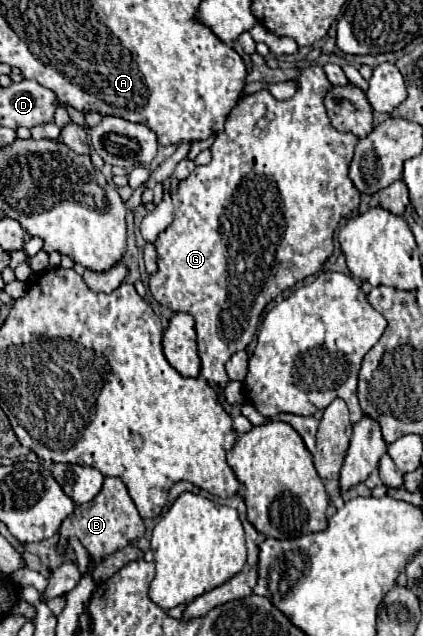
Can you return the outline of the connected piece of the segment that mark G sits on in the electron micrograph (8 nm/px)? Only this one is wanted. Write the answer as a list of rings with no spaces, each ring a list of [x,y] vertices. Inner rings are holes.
[[[318,65],[306,67],[302,69],[300,77],[298,77],[298,89],[296,93],[286,99],[286,101],[278,101],[270,95],[270,91],[258,91],[254,95],[244,97],[230,113],[224,131],[220,131],[220,135],[216,137],[214,145],[210,147],[212,151],[212,161],[208,165],[200,165],[196,167],[184,181],[178,183],[178,187],[172,191],[172,201],[174,201],[174,221],[168,225],[166,231],[162,231],[156,239],[156,251],[158,251],[158,273],[150,277],[150,293],[152,297],[174,311],[182,311],[182,313],[190,313],[196,321],[196,333],[198,333],[198,353],[200,353],[200,361],[202,361],[202,377],[218,387],[226,387],[228,383],[228,375],[226,375],[226,361],[232,353],[246,349],[246,345],[252,341],[258,323],[260,323],[260,315],[264,311],[264,307],[278,297],[284,289],[294,287],[296,283],[304,281],[306,277],[314,275],[324,261],[332,255],[334,249],[334,229],[338,227],[340,219],[350,215],[354,209],[358,209],[360,205],[360,193],[356,191],[356,187],[352,185],[350,177],[348,177],[348,169],[350,169],[350,161],[354,157],[354,147],[358,143],[358,137],[352,133],[340,133],[332,127],[326,107],[324,107],[324,95],[328,93],[328,87],[332,87],[332,83],[328,83],[328,77],[324,75],[324,69]]]

